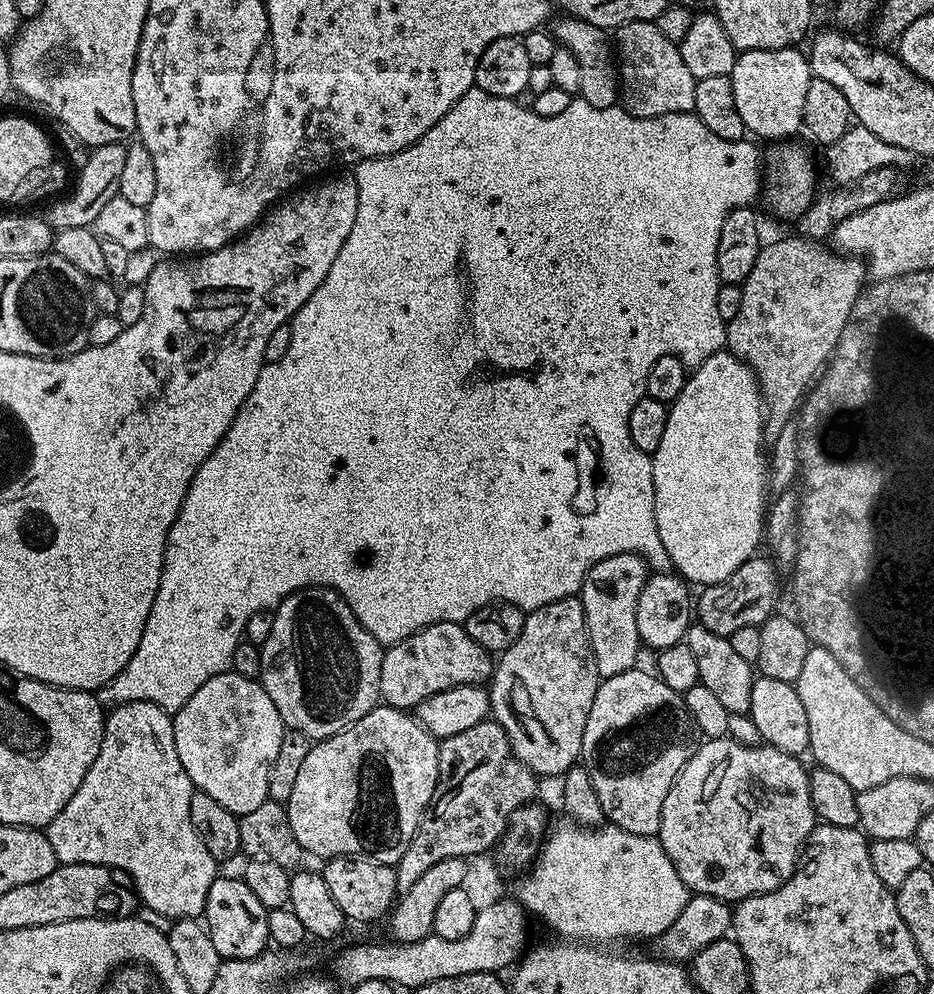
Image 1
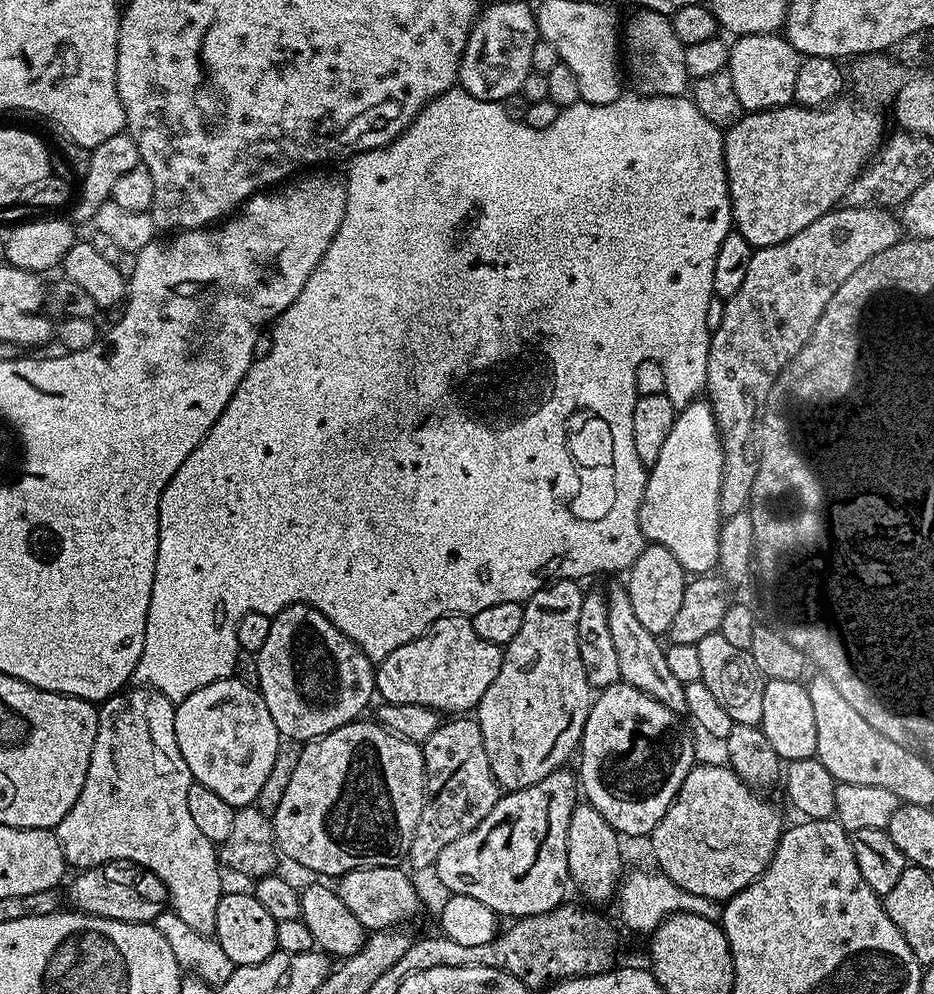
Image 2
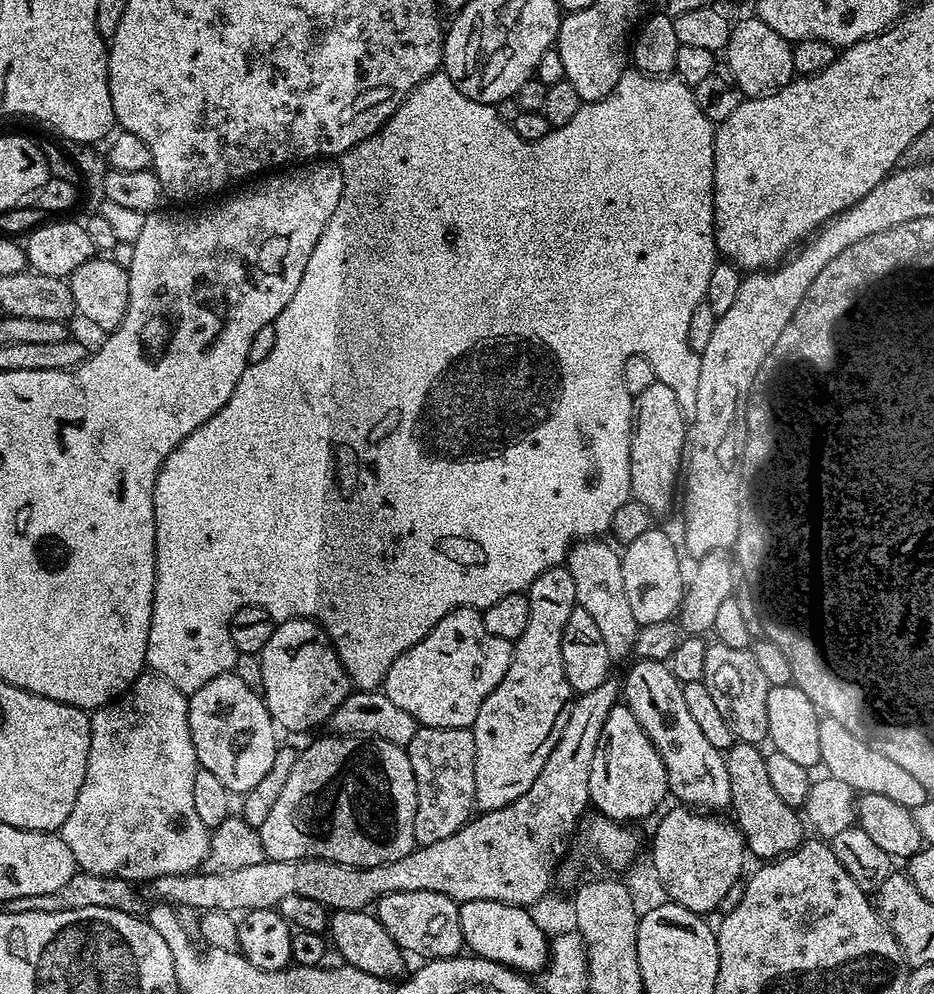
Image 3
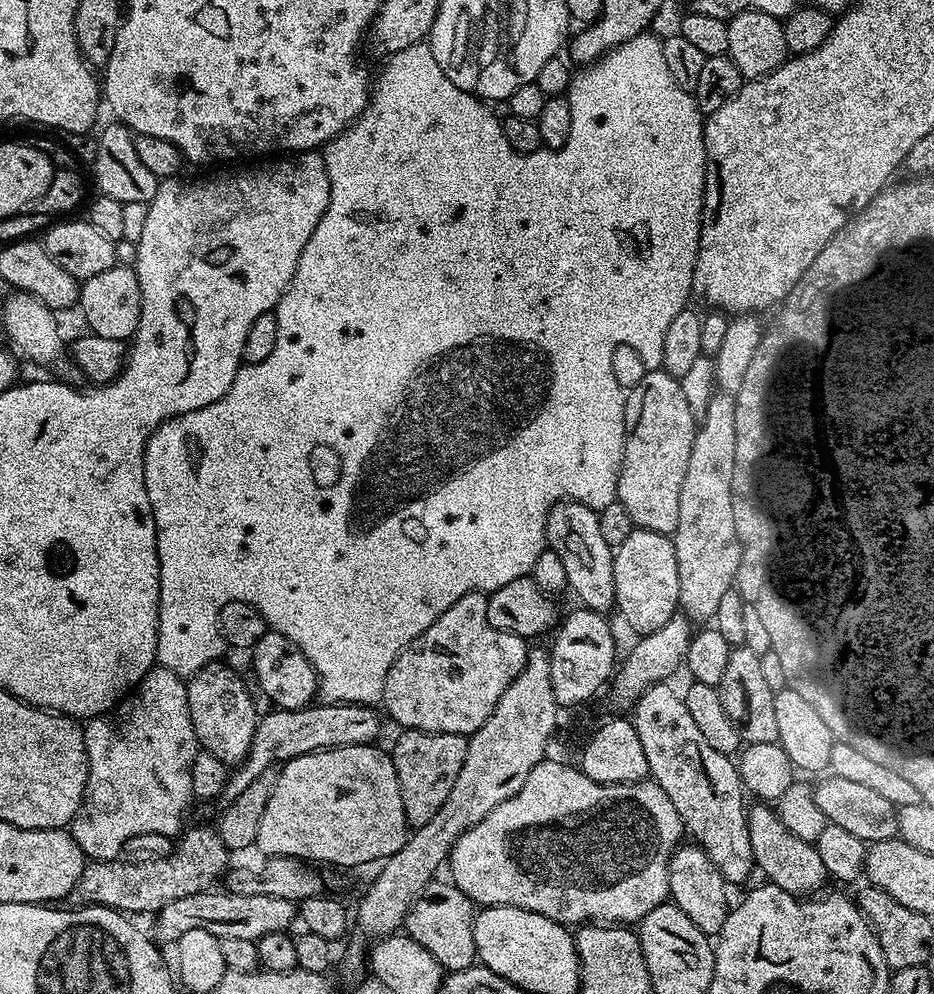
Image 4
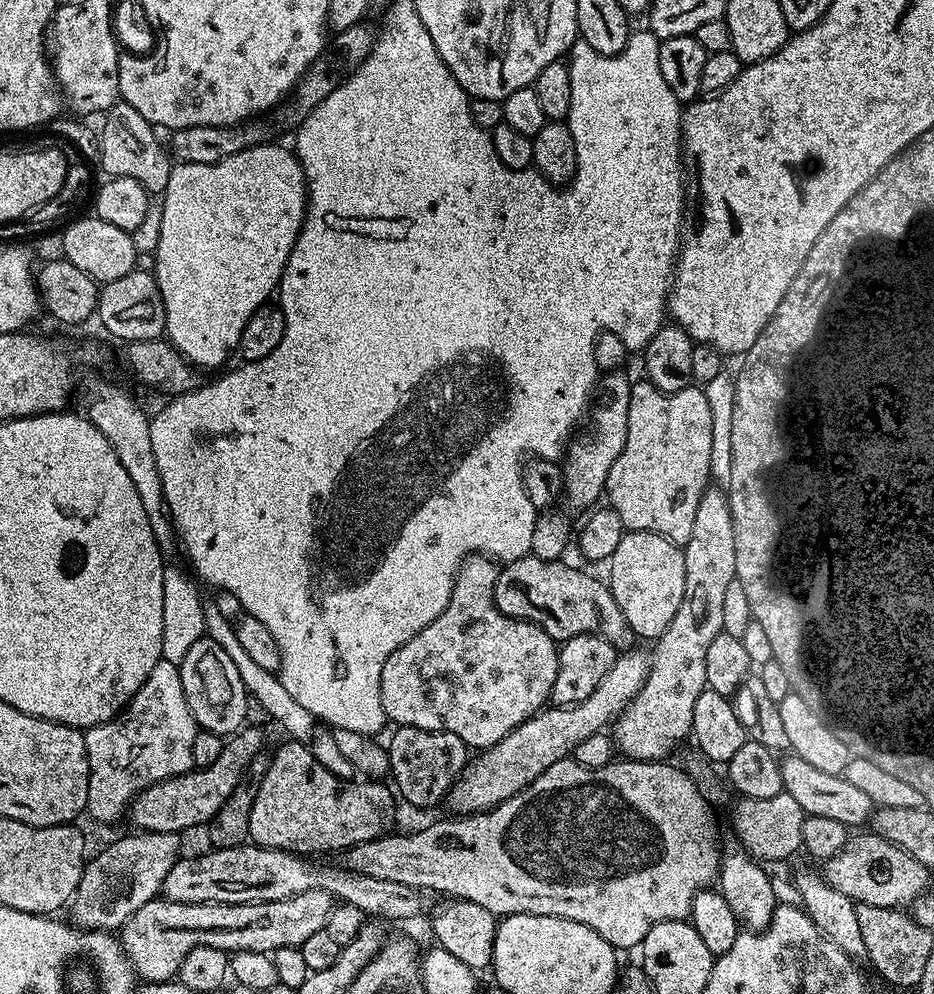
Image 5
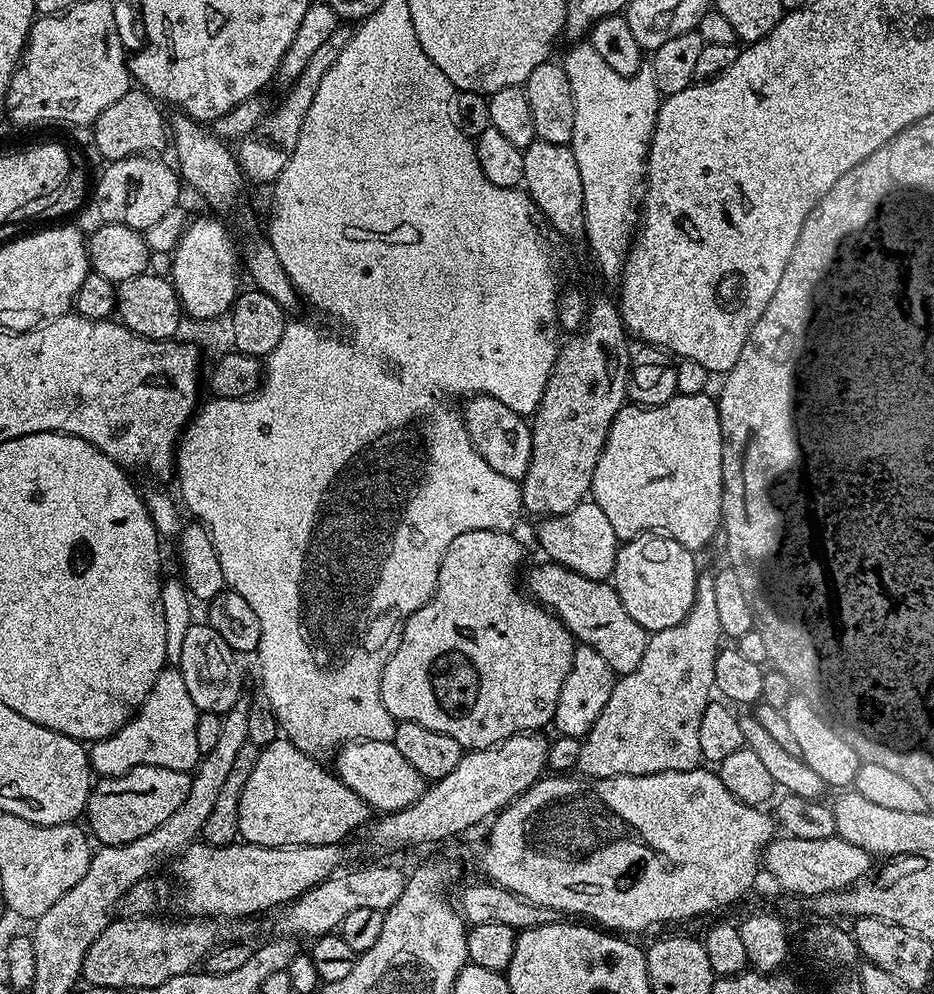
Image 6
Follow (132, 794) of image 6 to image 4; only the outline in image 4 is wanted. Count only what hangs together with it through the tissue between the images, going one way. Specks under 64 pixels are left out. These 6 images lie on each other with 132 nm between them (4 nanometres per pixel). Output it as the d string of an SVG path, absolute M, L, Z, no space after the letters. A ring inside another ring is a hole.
M316 702L307 708L286 710L276 708L259 717L254 742L246 754L243 764L231 769L222 796L225 801L238 798L262 770L273 767L277 762L293 760L302 754L323 752L325 748L358 746L379 741L381 713L370 704L329 704Z

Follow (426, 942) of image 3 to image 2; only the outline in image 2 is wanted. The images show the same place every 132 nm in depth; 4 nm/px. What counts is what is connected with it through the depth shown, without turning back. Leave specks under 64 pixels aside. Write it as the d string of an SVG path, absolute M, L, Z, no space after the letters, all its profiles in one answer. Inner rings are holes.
M403 867L394 868L359 868L350 870L339 877L338 891L346 910L358 918L358 922L369 933L395 929L402 920L408 919L420 908L420 896L412 885L410 877Z

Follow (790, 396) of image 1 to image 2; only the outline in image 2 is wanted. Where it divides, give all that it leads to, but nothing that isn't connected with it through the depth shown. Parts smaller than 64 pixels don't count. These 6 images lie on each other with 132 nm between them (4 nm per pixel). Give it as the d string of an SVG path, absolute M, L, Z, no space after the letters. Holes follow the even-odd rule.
M837 206L810 222L806 230L786 238L786 242L753 251L742 287L724 301L722 322L711 329L708 342L706 399L712 405L724 448L721 517L733 516L749 507L756 460L748 457L748 447L753 447L762 401L768 397L778 374L806 346L838 286L858 266L870 262L874 254L882 254L882 250L901 239L902 225L891 211Z

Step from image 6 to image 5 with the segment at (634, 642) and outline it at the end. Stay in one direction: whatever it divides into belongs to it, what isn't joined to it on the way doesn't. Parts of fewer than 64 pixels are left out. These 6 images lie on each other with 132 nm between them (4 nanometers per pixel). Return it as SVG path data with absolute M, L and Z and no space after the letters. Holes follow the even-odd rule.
M526 555L517 560L509 560L497 571L494 582L494 602L502 614L515 620L525 620L538 626L550 638L563 642L581 636L594 634L598 638L606 638L617 650L624 650L633 643L634 637L628 629L626 618L622 618L622 610L618 610L618 602L614 602L614 594L603 579L595 580L588 572L580 568L571 568L560 560L543 560L534 555Z

